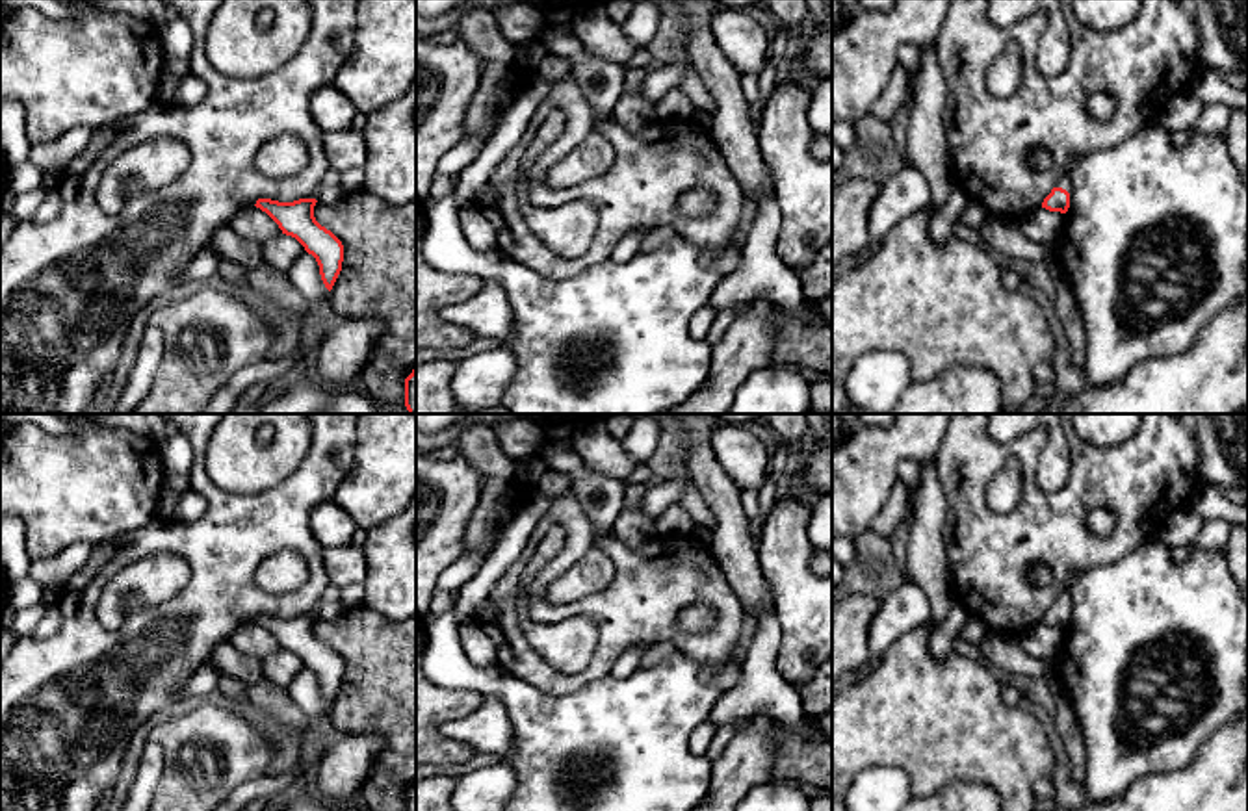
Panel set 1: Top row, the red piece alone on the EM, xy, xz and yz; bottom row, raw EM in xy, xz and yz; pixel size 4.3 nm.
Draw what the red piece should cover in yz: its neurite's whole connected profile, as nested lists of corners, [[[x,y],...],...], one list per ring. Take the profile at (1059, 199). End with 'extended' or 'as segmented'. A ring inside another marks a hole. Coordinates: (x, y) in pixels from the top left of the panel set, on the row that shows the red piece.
[[[1066,171],[1051,193],[1044,199],[1042,208],[1049,212],[1066,213],[1070,208],[1070,193],[1072,193],[1072,174]]] | extended

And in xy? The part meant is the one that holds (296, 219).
[[[258,199],[256,208],[266,212],[282,230],[295,238],[319,265],[319,275],[325,288],[331,291],[344,262],[342,241],[314,217],[316,199],[299,199],[293,202],[279,202]]] | as segmented

